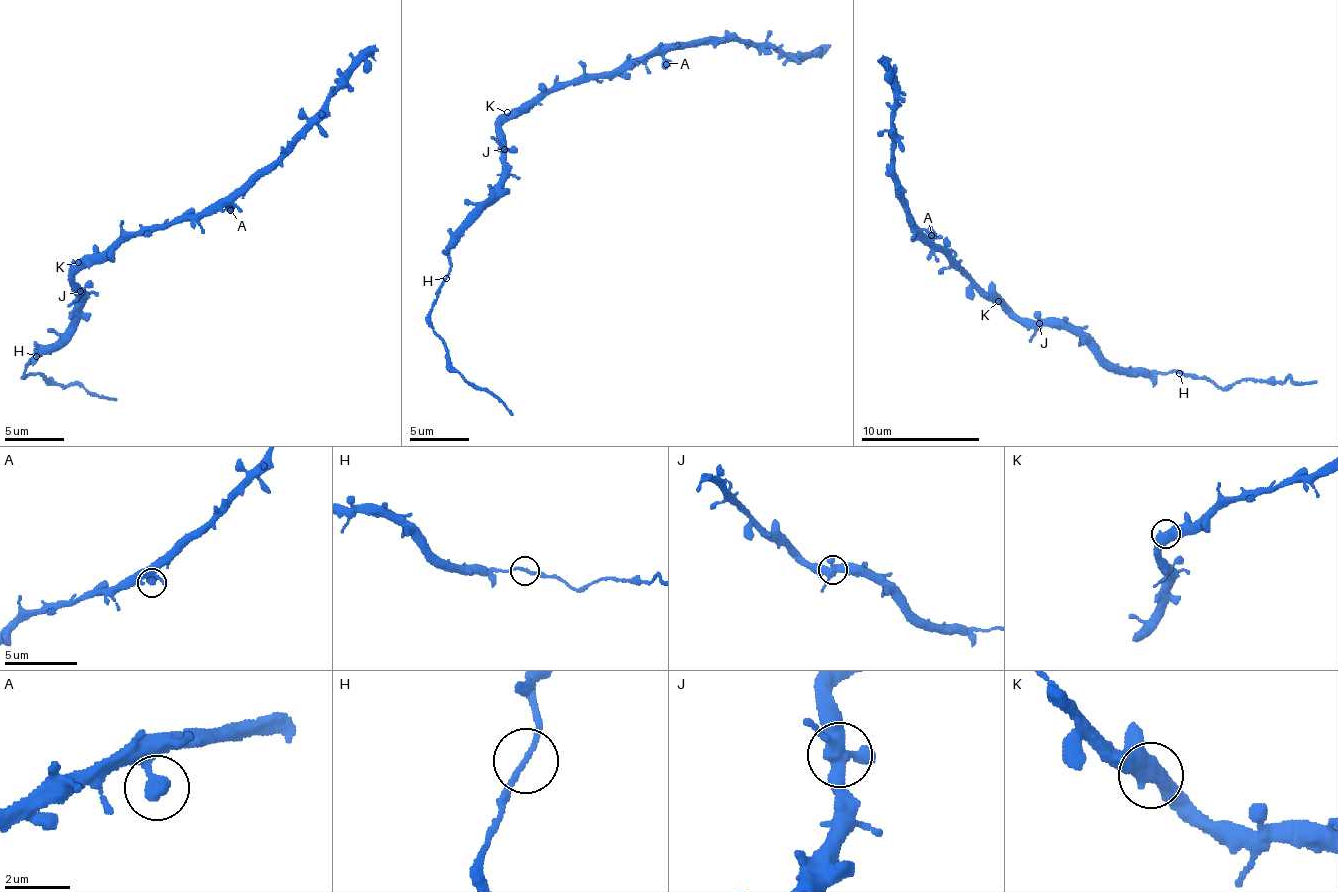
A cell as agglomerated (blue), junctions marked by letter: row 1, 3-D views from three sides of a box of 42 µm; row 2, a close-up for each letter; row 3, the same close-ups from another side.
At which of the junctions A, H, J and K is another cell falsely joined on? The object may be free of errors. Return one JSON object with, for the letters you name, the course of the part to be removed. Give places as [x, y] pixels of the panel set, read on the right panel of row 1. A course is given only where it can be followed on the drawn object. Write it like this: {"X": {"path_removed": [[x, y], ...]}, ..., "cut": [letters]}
{"H": {"path_removed": [[1180, 372], [1232, 389], [1237, 382], [1271, 378], [1282, 382], [1290, 379], [1317, 383]]}, "cut": ["H"]}

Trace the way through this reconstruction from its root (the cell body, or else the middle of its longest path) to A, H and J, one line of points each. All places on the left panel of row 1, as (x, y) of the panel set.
A: (84, 266), (107, 257), (126, 237), (187, 221), (209, 213), (215, 206), (224, 203), (230, 211)
H: (84, 266), (73, 276), (80, 293), (82, 311), (57, 342), (44, 345), (36, 356)
J: (84, 266), (73, 276), (81, 292)

